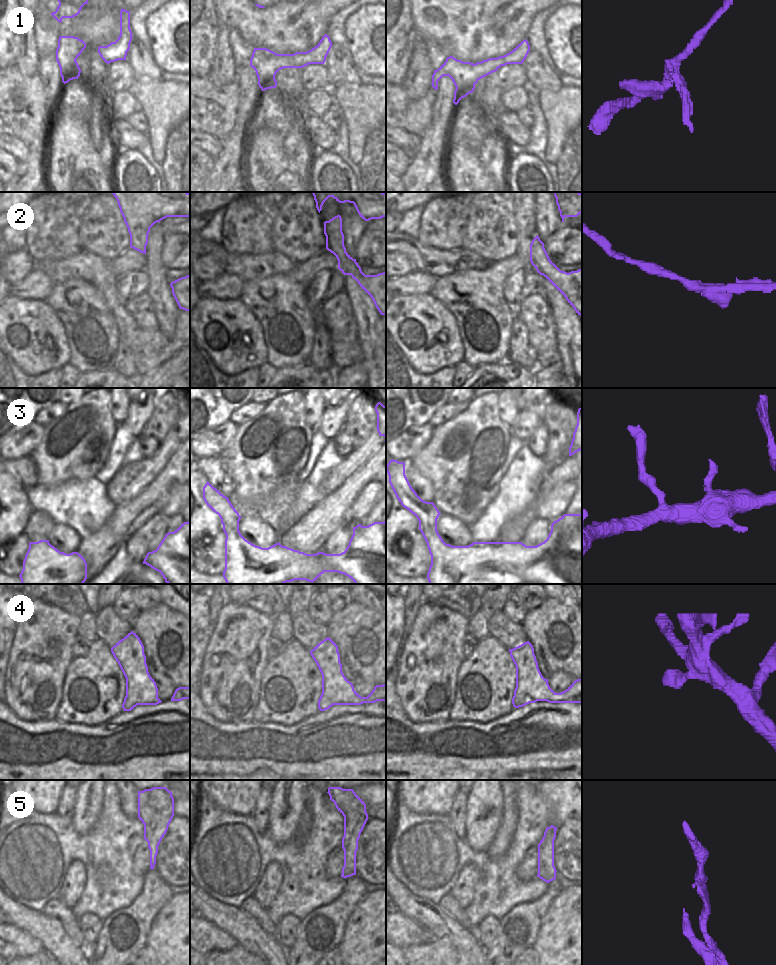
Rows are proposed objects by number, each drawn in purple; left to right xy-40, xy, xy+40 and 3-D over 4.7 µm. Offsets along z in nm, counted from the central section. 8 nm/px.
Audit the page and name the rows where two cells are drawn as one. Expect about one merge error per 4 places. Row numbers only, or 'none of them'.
1

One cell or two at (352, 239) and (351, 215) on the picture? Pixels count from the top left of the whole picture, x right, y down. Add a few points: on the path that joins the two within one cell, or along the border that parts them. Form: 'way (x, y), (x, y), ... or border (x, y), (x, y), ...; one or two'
way (352, 233), (351, 221); one

